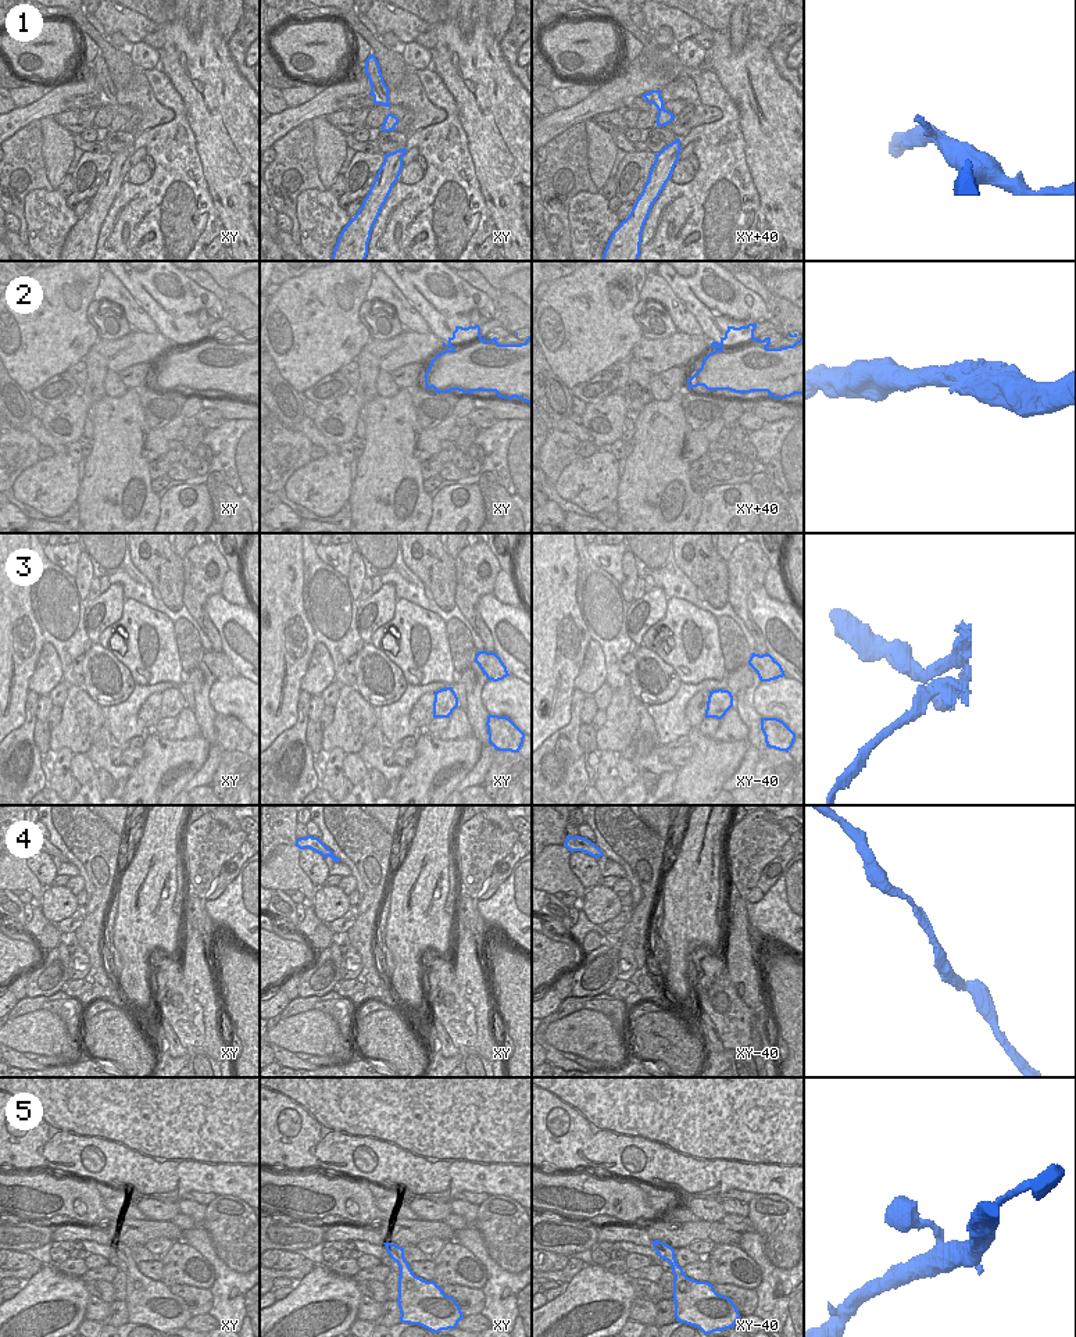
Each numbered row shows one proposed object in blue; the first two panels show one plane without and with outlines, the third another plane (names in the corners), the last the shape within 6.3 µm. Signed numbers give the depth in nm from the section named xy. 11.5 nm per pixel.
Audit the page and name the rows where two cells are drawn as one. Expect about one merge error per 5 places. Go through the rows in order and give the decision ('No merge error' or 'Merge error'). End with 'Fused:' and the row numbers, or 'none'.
1: No merge error
2: No merge error
3: Merge error
4: No merge error
5: No merge error
Fused: 3.

